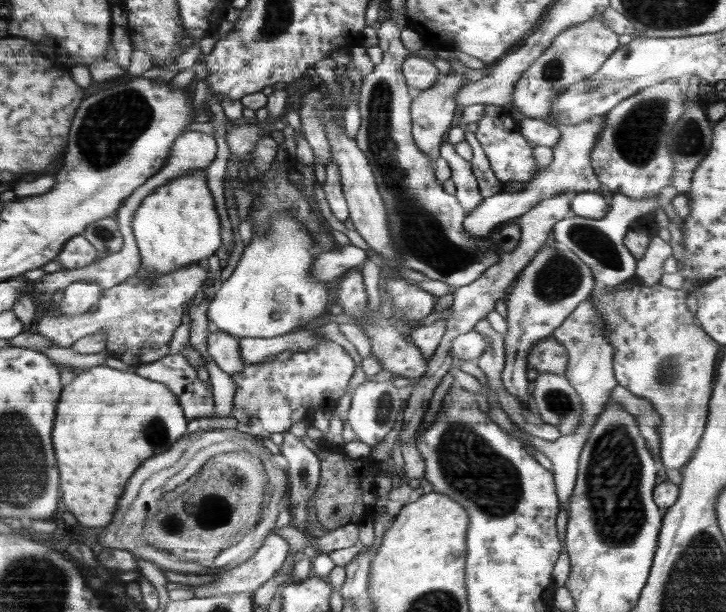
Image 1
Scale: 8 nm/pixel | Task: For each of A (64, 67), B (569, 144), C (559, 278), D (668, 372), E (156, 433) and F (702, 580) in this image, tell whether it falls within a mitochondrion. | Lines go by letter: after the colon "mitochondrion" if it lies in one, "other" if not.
A: other
B: other
C: mitochondrion
D: mitochondrion
E: mitochondrion
F: mitochondrion

